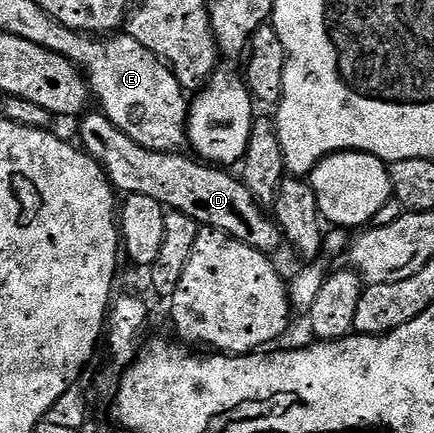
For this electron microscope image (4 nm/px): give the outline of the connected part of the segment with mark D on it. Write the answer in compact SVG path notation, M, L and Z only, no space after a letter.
M92 111L79 117L78 144L90 158L99 162L117 193L129 196L146 194L146 198L154 198L154 202L163 204L165 209L181 212L205 228L217 228L219 232L265 254L273 254L285 247L284 233L275 219L251 196L240 178L228 173L231 171L180 152L146 150L138 146L134 138L126 138L126 134L114 127L103 112Z

